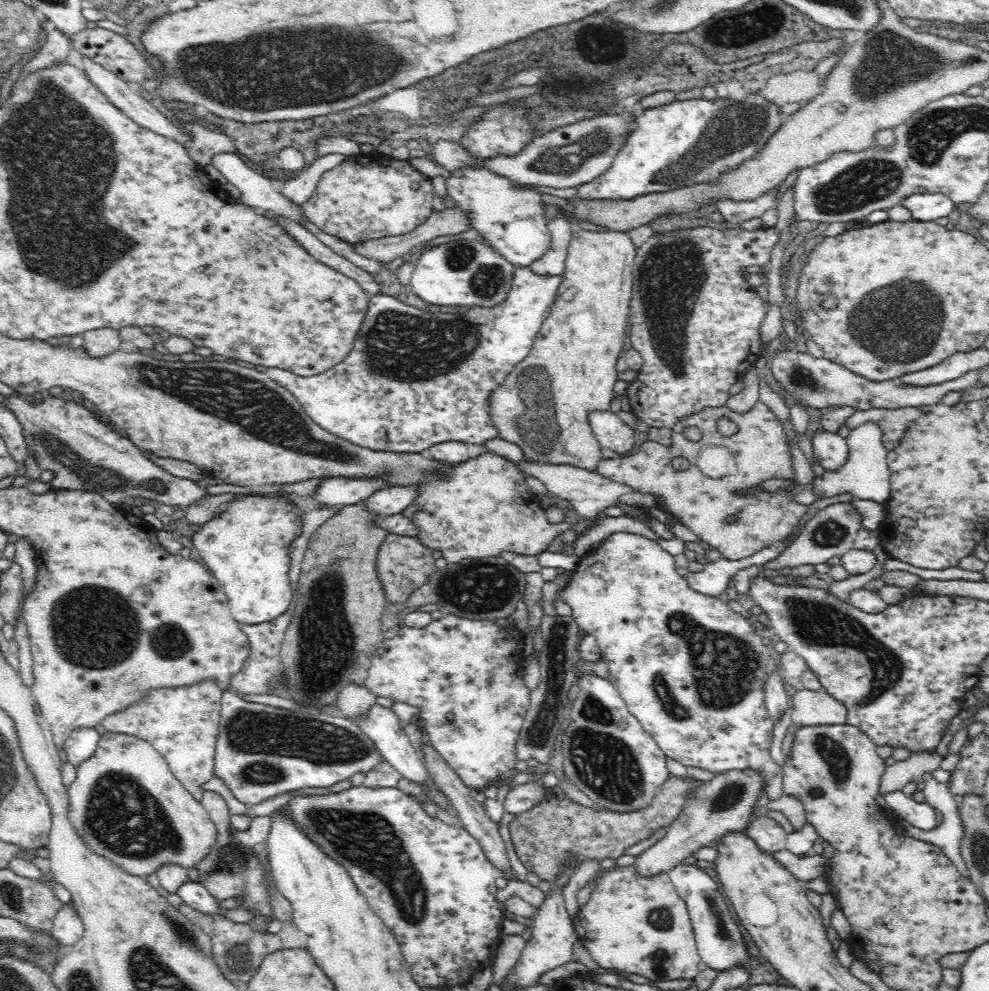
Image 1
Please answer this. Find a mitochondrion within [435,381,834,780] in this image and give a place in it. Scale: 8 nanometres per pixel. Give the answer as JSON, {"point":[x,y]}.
{"point":[722,668]}

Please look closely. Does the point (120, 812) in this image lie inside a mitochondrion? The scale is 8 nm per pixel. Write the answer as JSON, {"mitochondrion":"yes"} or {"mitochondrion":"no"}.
{"mitochondrion":"yes"}

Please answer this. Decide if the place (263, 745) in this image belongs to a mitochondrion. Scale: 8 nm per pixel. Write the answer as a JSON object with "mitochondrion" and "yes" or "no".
{"mitochondrion":"yes"}

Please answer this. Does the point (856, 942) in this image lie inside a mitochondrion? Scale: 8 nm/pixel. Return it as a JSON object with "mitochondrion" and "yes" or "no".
{"mitochondrion":"no"}

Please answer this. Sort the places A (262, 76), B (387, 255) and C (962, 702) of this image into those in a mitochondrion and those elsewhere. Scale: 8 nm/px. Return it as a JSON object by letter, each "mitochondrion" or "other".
{"A":"mitochondrion","B":"other","C":"other"}

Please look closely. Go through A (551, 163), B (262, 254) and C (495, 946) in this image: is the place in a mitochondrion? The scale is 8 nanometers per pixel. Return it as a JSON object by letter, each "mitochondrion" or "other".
{"A":"mitochondrion","B":"mitochondrion","C":"other"}

